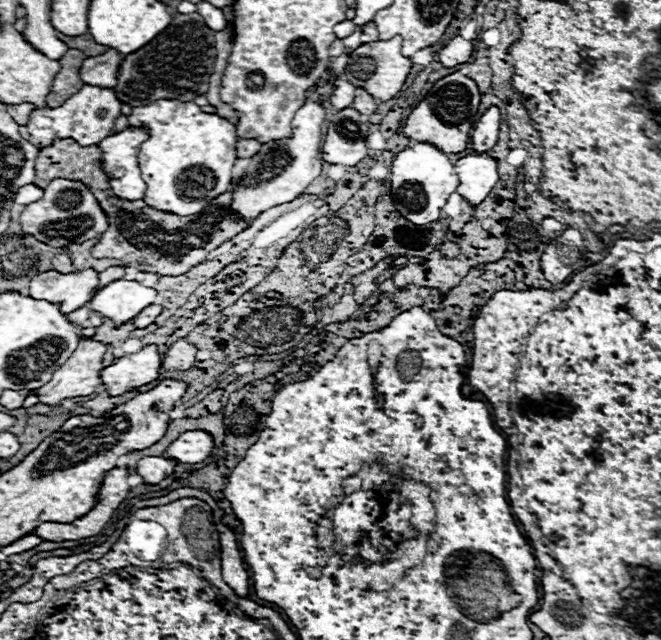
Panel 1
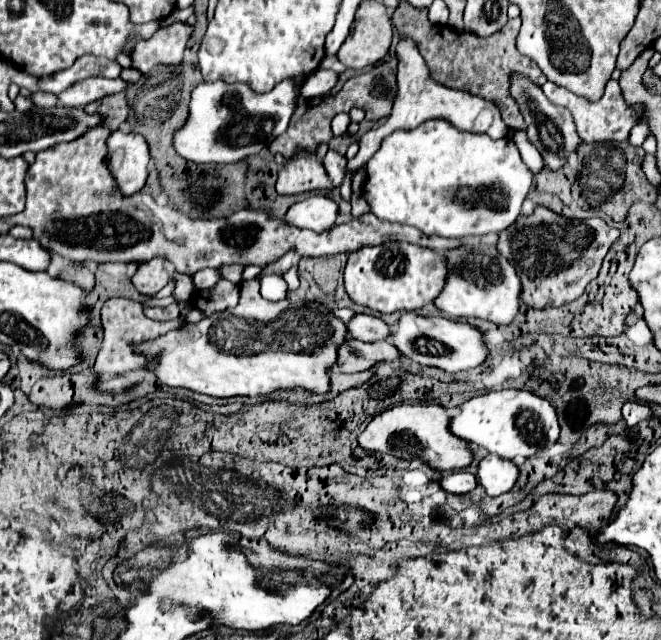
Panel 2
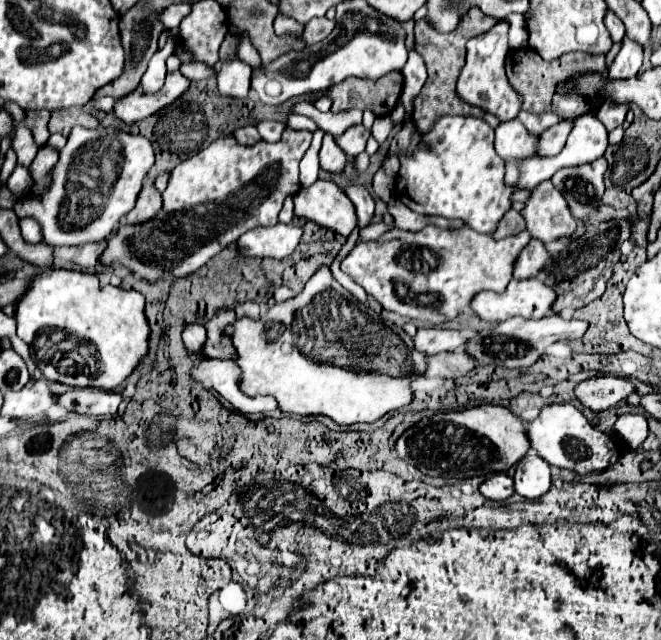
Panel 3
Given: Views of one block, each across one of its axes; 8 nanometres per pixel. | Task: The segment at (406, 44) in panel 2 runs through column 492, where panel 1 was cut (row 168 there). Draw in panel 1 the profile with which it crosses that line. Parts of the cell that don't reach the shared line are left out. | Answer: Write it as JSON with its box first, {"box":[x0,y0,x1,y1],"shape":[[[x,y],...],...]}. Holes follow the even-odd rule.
{"box":[100,128,146,200],"shape":[[[126,128],[100,142],[102,168],[118,198],[142,200],[146,184],[138,170],[138,148],[146,140],[146,128]]]}

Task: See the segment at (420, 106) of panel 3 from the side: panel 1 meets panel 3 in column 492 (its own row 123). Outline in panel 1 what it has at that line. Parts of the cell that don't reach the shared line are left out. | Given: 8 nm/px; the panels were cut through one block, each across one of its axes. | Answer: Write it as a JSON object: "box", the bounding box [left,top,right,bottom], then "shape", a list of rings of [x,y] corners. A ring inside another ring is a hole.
{"box":[7,104,36,126],"shape":[[[8,104],[7,111],[18,125],[25,126],[28,123],[30,112],[36,108],[33,104]]]}

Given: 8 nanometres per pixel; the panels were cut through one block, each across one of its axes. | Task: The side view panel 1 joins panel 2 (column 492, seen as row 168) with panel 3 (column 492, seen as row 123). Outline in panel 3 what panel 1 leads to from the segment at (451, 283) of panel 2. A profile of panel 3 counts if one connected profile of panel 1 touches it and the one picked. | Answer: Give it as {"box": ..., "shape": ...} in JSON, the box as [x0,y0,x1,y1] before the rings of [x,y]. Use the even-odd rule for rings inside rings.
{"box":[472,278,556,322],"shape":[[[538,278],[530,280],[512,280],[502,294],[480,292],[472,300],[472,310],[486,322],[504,322],[512,316],[522,318],[544,318],[556,294]]]}

